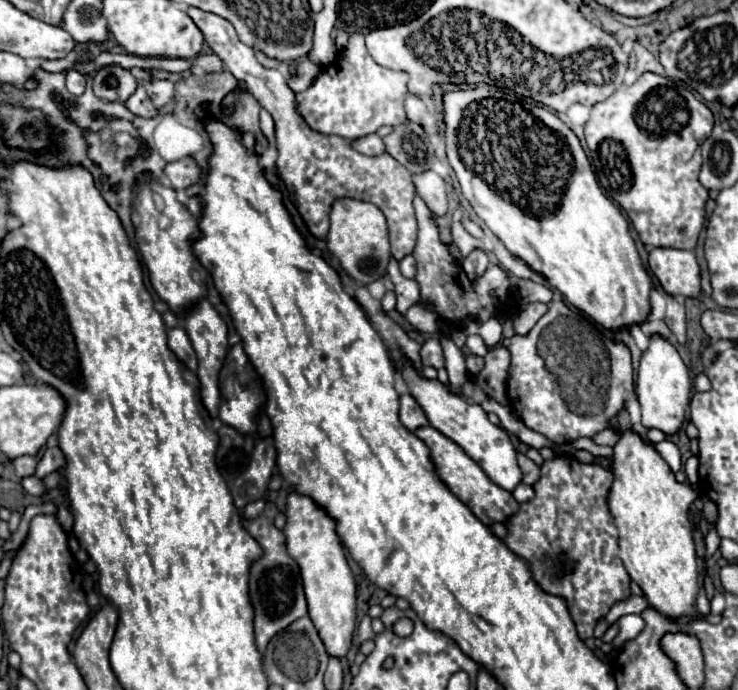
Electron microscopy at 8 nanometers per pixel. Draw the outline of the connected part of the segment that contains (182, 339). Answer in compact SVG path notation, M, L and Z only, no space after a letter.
M174 327L168 329L168 347L176 353L176 357L192 371L196 371L198 361L196 361L196 353L192 349L192 343L188 339L188 333L182 327Z

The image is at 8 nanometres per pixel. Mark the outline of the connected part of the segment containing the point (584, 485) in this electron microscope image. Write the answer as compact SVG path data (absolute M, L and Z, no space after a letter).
M572 455L554 457L540 465L540 479L534 485L534 499L520 505L520 509L506 519L508 535L504 543L522 557L532 573L532 579L550 595L556 595L566 601L572 621L576 625L578 637L582 641L590 639L594 627L600 619L606 617L610 607L618 601L626 601L630 597L630 575L626 573L620 557L618 557L618 541L616 527L612 523L606 493L612 483L612 473L596 463L580 463Z

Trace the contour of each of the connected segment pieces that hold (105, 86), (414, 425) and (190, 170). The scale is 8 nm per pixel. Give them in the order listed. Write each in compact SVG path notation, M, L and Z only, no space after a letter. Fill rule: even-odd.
M108 65L96 71L94 75L94 95L102 101L128 101L128 97L136 91L136 79L122 69L120 65Z
M402 395L400 397L400 421L406 429L416 431L422 425L428 425L428 419L424 415L424 411L420 409L420 405L414 401L412 395Z
M184 157L178 161L172 161L166 165L164 169L166 177L170 179L174 189L186 189L188 185L196 183L200 177L200 167L196 165L196 161L192 157Z

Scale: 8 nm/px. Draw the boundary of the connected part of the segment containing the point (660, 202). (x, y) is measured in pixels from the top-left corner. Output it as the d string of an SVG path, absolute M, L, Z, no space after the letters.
M644 73L634 85L618 89L606 101L592 107L592 115L584 129L592 169L598 177L602 193L614 199L626 211L644 245L688 251L696 247L706 215L704 205L708 201L708 189L698 181L702 167L700 143L712 133L712 125L714 115L702 101L698 101L688 89L680 89L672 79L654 73Z

